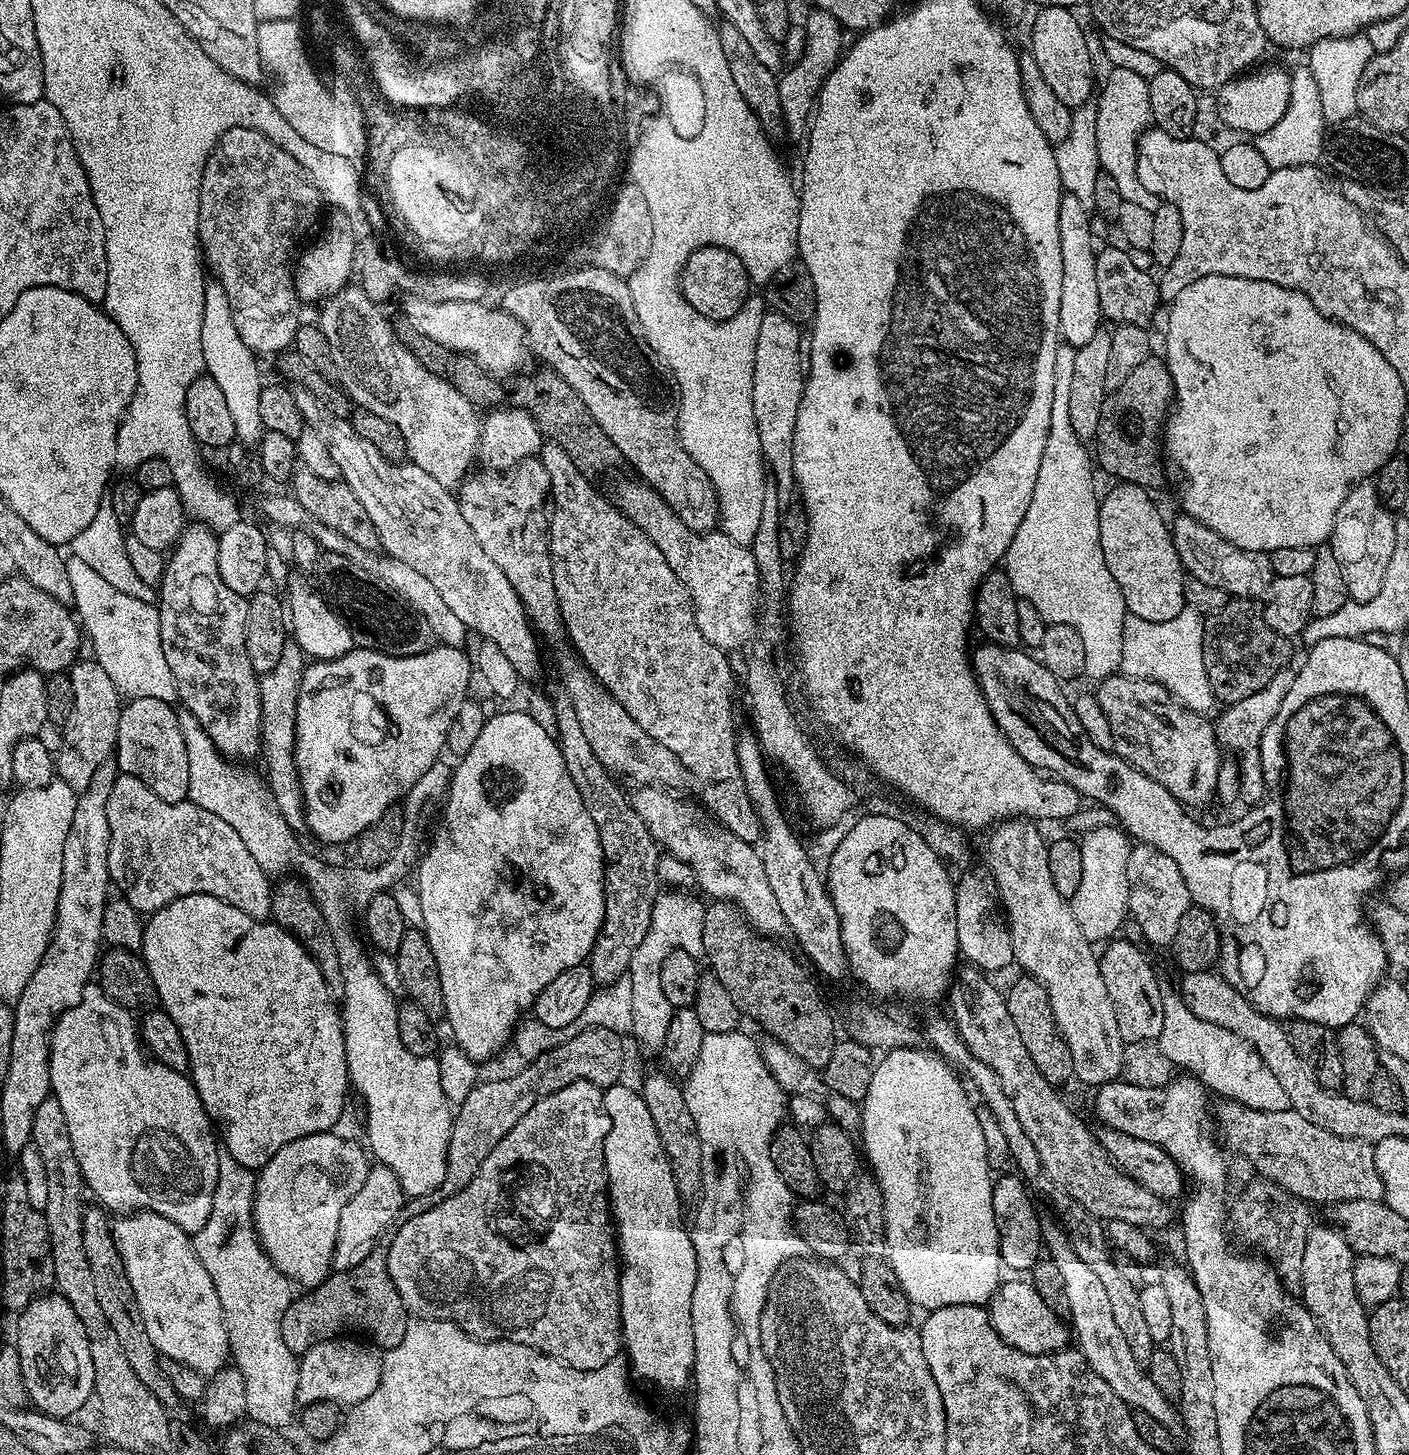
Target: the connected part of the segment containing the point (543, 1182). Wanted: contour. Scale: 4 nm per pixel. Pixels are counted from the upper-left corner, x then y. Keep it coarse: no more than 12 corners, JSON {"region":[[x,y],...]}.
{"region":[[602,1090],[542,1098],[386,1247],[409,1317],[622,1352]]}

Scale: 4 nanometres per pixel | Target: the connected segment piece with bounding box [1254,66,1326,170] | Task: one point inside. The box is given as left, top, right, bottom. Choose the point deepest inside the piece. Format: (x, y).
(1297, 139)

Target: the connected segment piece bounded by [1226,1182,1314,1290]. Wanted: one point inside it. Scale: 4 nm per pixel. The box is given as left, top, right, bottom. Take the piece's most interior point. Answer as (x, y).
(1268, 1217)

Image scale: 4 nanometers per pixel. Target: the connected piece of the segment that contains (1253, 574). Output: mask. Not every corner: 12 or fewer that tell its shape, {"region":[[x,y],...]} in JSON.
{"region":[[1187,514],[1170,531],[1188,576],[1232,598],[1267,597],[1271,555]]}

